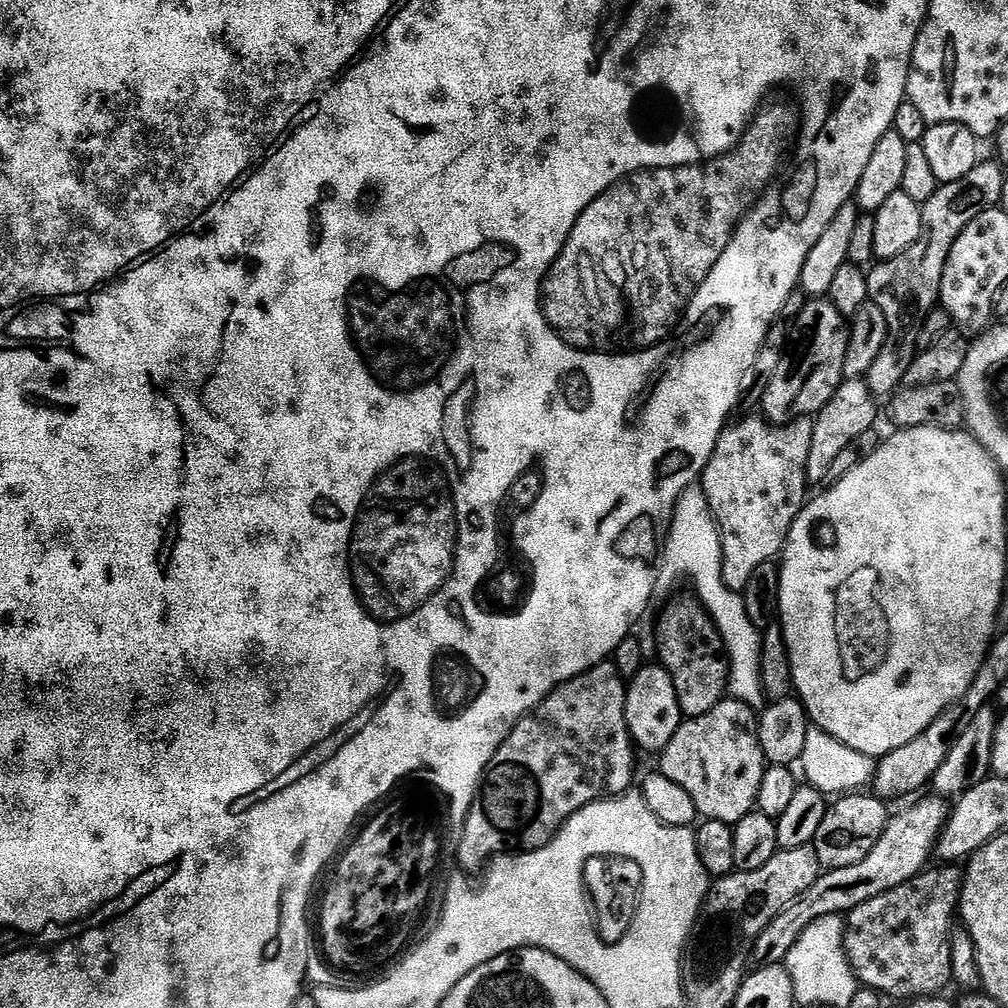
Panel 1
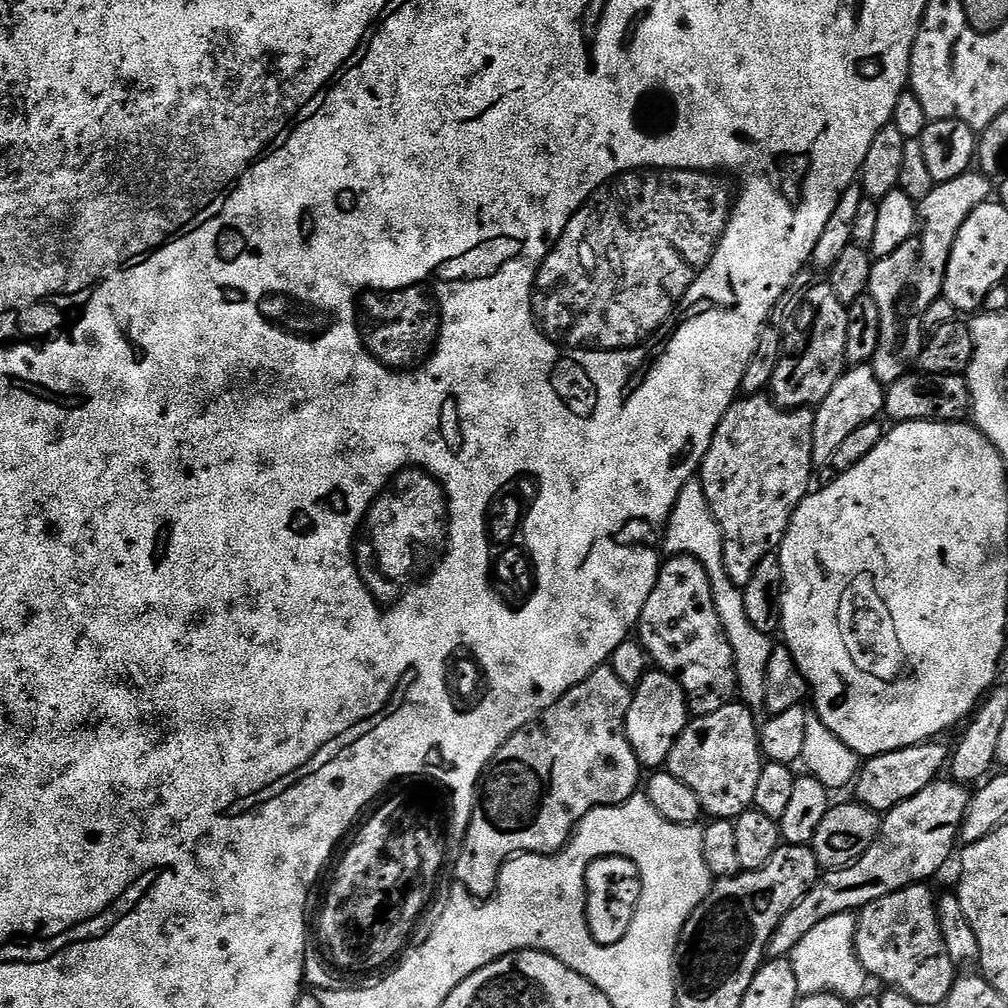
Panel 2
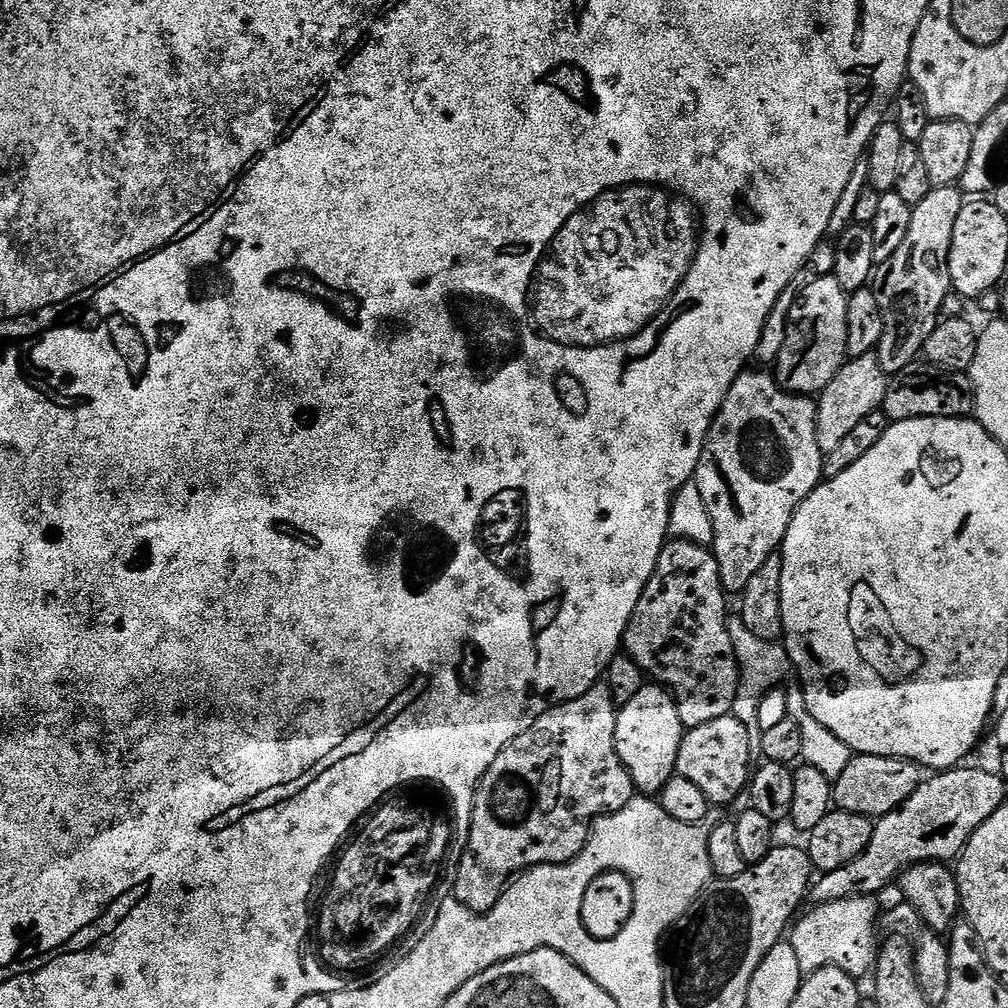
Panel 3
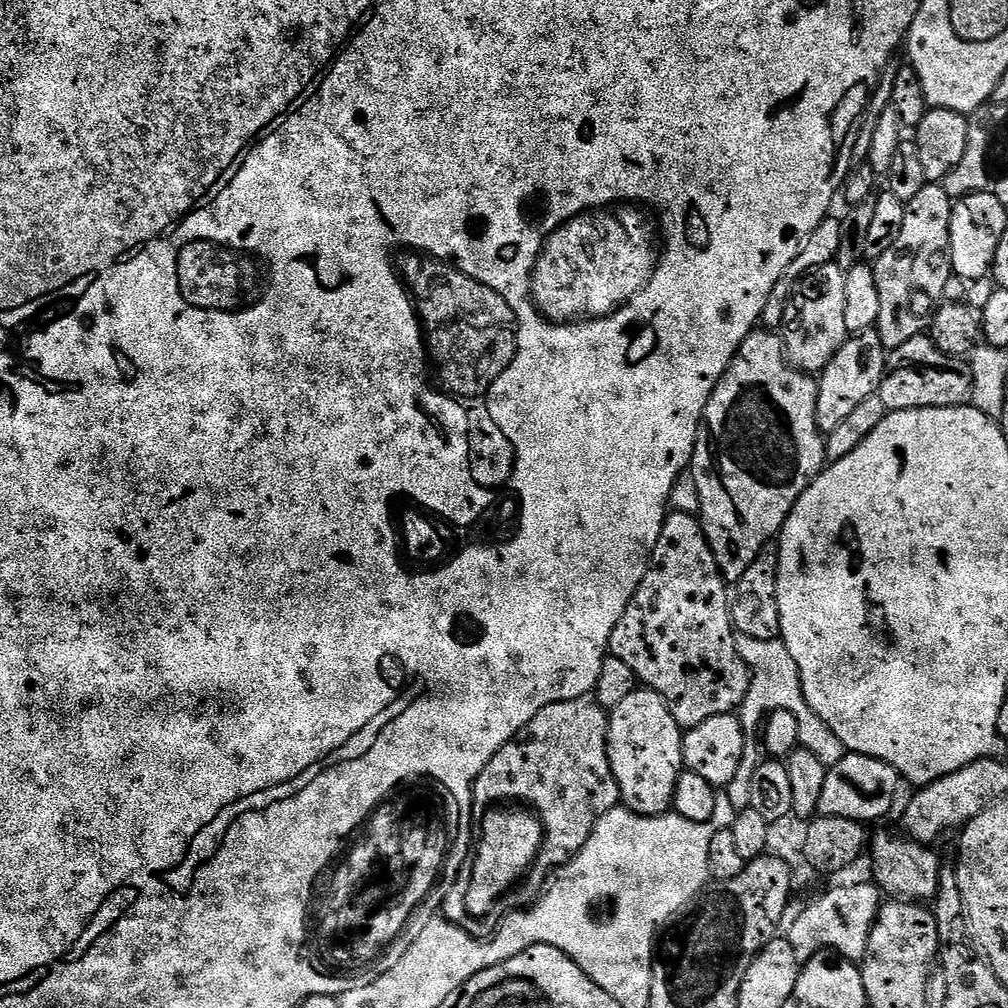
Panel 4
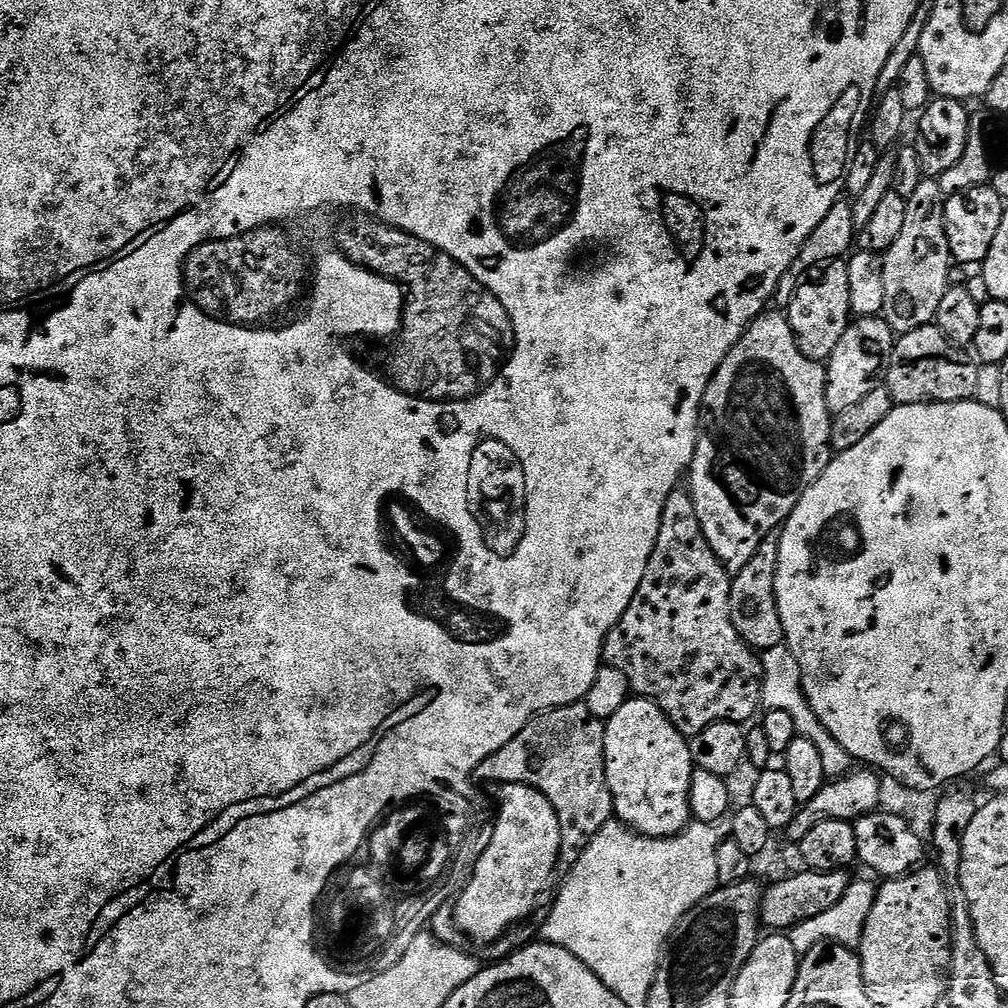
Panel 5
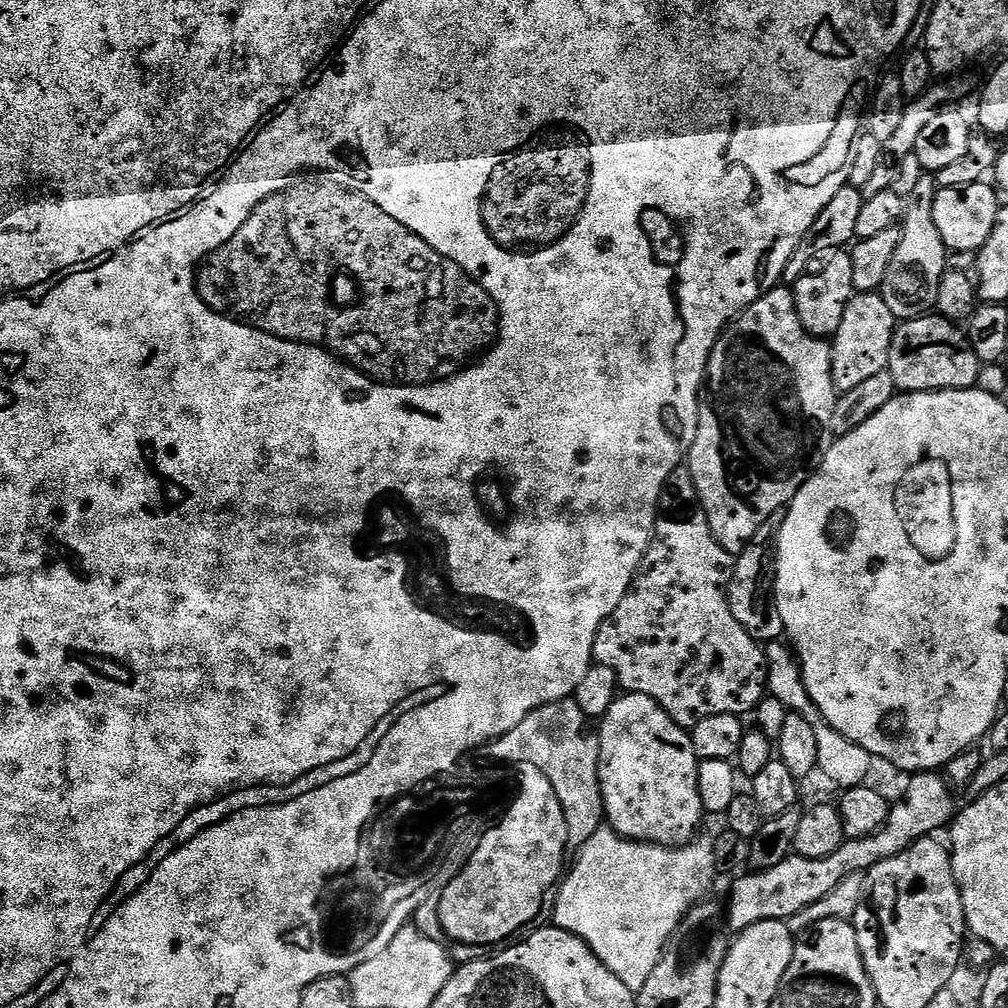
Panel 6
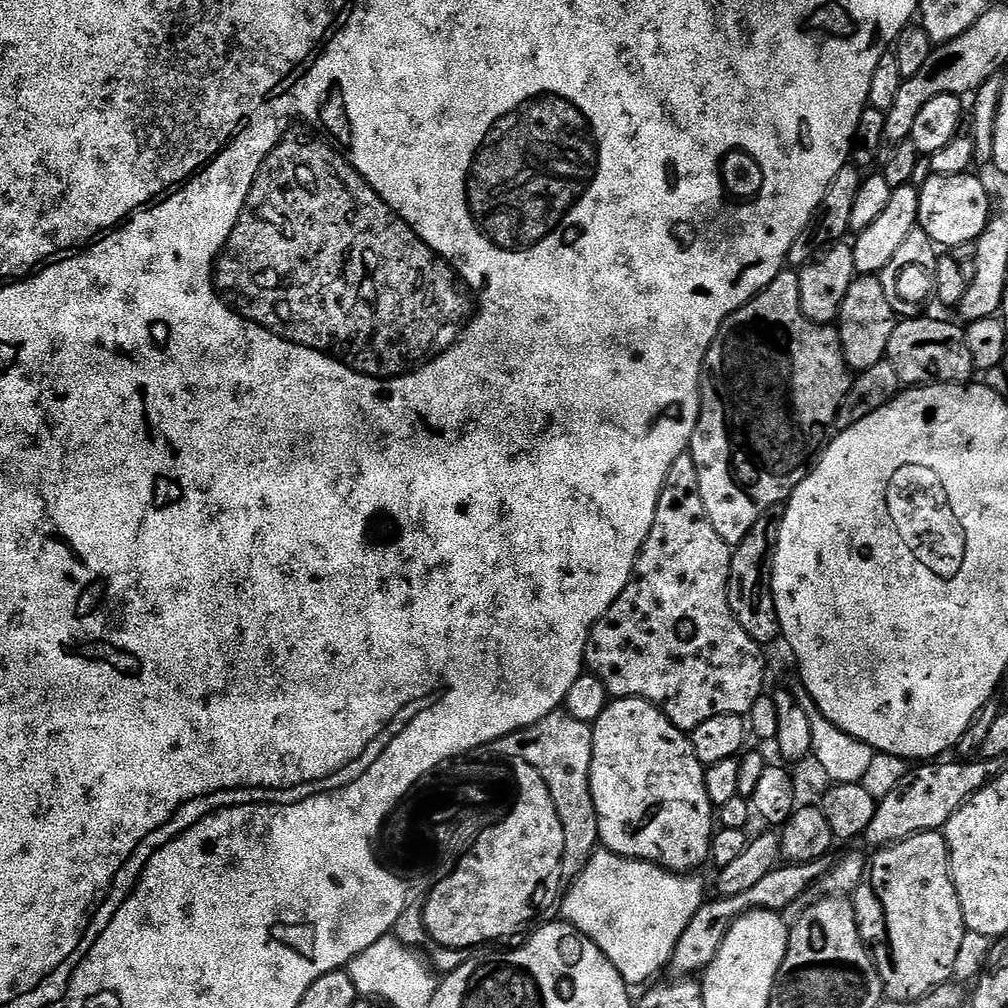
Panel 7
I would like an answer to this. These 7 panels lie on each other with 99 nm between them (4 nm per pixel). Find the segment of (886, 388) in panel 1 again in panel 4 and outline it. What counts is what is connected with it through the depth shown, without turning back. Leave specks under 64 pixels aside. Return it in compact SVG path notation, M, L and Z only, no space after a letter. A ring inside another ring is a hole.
M929 182L916 197L905 203L906 218L902 221L902 231L898 239L882 258L874 261L874 278L878 282L878 302L882 305L882 314L878 318L876 328L879 331L884 347L891 350L902 346L902 342L910 342L910 338L925 335L932 327L932 319L936 310L945 299L944 291L948 288L948 280L953 279L952 256L950 250L950 218L954 201L946 194L943 183Z

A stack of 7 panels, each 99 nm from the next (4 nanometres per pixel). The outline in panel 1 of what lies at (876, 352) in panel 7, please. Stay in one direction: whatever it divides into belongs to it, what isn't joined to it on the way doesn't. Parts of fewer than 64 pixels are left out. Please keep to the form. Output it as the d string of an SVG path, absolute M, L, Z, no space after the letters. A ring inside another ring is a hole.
M845 380L840 388L834 394L834 398L830 398L830 402L814 417L812 425L812 437L810 438L810 458L806 458L806 474L808 475L809 485L823 485L830 472L830 468L837 461L838 456L842 454L847 447L859 438L860 434L865 434L874 428L876 423L876 404L877 397L872 395L872 391L868 388L864 380Z

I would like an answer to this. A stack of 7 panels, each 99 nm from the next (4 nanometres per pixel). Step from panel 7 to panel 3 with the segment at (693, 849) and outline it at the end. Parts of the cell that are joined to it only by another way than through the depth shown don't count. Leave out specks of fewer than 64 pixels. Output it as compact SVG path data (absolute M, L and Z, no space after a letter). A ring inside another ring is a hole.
M645 683L634 698L619 705L614 742L637 793L659 794L666 782L677 775L678 750L685 731L675 696L659 683Z

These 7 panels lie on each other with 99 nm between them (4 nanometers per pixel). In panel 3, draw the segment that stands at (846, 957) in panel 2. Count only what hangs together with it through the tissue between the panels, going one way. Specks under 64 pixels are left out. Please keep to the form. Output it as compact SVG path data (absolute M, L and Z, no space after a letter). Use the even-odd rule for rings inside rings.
M851 896L809 907L809 912L805 911L790 928L790 942L794 946L794 954L798 954L801 973L817 972L823 968L837 968L853 978L861 978L860 976L866 975L867 972L869 975L873 971L878 955L876 902L870 896Z

